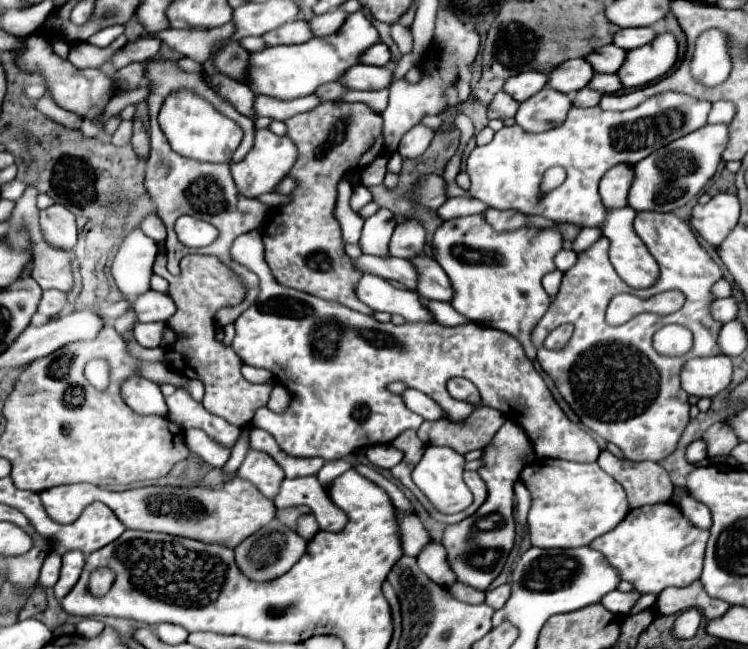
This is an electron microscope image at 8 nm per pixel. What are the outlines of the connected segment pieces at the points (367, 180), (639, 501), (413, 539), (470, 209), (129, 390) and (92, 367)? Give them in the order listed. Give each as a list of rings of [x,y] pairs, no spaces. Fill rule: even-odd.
[[[380,155],[370,165],[365,167],[360,174],[360,180],[363,185],[370,187],[383,183],[387,173],[387,162],[388,158]]]
[[[602,451],[598,463],[608,475],[612,475],[624,487],[630,509],[668,503],[674,495],[674,485],[666,469],[654,461],[626,463],[614,457],[610,451]]]
[[[396,509],[396,515],[398,515],[396,523],[400,529],[400,541],[402,541],[404,555],[416,557],[420,553],[420,549],[430,541],[430,537],[414,513],[406,513],[406,511]]]
[[[456,197],[456,199],[448,199],[436,213],[440,219],[452,219],[458,215],[472,215],[472,213],[484,213],[486,209],[490,209],[484,201],[478,199],[468,199],[468,197]]]
[[[138,375],[128,377],[122,383],[122,399],[138,415],[168,417],[166,401],[164,401],[160,387],[148,379],[138,377]]]
[[[102,359],[90,361],[86,365],[86,379],[96,387],[96,389],[104,389],[108,385],[108,365]]]

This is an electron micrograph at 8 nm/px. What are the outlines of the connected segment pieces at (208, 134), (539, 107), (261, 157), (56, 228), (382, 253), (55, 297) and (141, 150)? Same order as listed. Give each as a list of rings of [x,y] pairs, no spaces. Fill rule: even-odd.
[[[178,91],[166,97],[160,111],[160,127],[176,153],[196,161],[230,161],[242,139],[242,129],[232,119],[222,117],[208,101],[190,91]]]
[[[544,87],[536,95],[520,103],[516,123],[524,131],[548,131],[552,127],[558,127],[566,119],[566,111],[570,109],[570,105],[570,95]]]
[[[268,129],[258,131],[258,157],[246,157],[240,163],[232,163],[234,183],[244,197],[258,197],[262,193],[272,193],[274,187],[288,175],[296,161],[296,147],[288,137],[278,137]]]
[[[52,205],[40,211],[40,229],[44,241],[56,249],[70,251],[76,245],[76,217],[64,205]]]
[[[380,209],[372,217],[368,217],[360,239],[362,253],[374,255],[374,257],[390,257],[388,245],[394,229],[396,229],[396,219],[390,209]]]
[[[48,289],[44,291],[42,299],[40,299],[40,305],[38,305],[38,313],[44,315],[44,317],[54,317],[56,313],[60,313],[66,305],[66,293],[64,291],[58,291],[58,289]]]
[[[134,119],[134,135],[132,135],[132,145],[138,151],[138,155],[146,157],[148,155],[148,133],[144,129],[144,123],[140,119]]]

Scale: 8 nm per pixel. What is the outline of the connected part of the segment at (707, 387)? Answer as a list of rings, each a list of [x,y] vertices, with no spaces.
[[[726,355],[688,359],[680,373],[682,389],[696,397],[716,397],[732,381],[732,359]]]

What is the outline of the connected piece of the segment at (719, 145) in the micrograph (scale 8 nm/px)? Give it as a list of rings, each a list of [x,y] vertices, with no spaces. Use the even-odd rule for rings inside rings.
[[[704,125],[666,147],[660,147],[634,165],[634,183],[628,193],[628,205],[636,211],[674,211],[694,199],[706,181],[716,173],[720,155],[726,147],[728,125]]]

